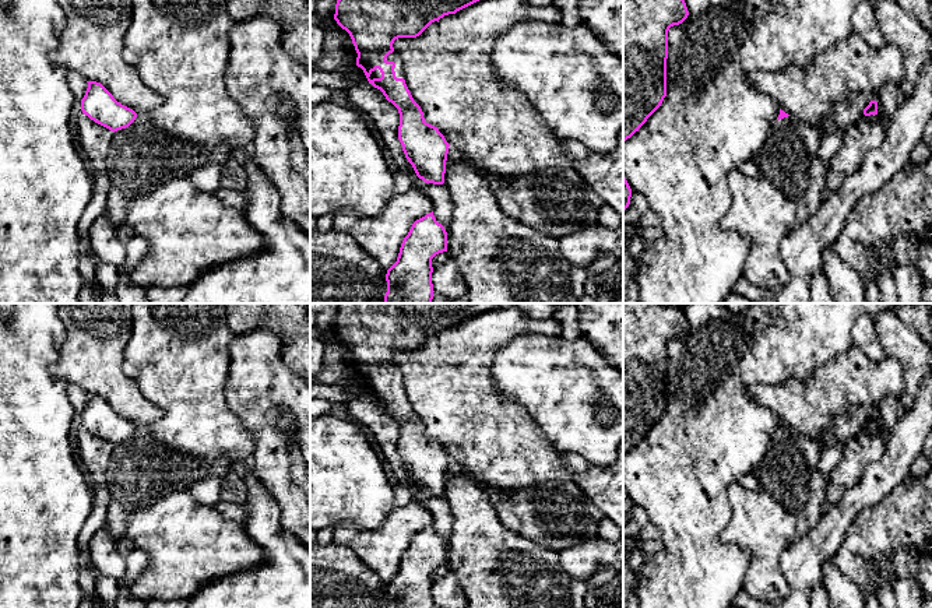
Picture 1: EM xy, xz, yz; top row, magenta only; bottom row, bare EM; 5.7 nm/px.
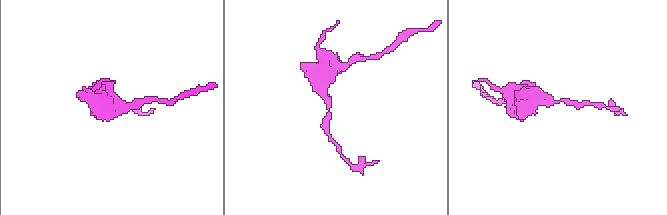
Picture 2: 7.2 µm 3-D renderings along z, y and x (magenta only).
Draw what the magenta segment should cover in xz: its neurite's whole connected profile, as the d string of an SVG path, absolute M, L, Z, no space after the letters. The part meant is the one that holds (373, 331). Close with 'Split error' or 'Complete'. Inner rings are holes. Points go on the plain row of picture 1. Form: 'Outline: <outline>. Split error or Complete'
Outline: M338 303L334 333L345 342L358 366L361 380L374 401L380 403L400 426L398 453L405 471L425 496L443 498L450 457L437 440L425 435L402 386L402 373L393 356L398 351L416 351L432 335L490 309L507 309L516 303Z. Split error

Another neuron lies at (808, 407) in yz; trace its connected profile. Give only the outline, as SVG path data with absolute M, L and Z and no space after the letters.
M857 345L815 369L806 380L788 380L782 384L752 384L746 396L759 404L769 407L789 429L820 442L830 429L833 419L851 405L865 404L878 415L878 426L859 429L858 435L869 435L882 439L889 437L882 417L878 414L879 404L886 397L896 397L898 401L904 393L904 369L891 358L882 362L872 362Z

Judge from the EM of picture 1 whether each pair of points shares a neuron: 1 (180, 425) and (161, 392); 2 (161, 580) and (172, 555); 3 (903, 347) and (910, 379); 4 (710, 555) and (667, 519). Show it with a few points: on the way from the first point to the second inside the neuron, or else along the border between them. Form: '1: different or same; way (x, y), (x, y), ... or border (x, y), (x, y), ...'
1: same; way (180, 417), (180, 411), (169, 400)
2: same; way (166, 575), (172, 569), (172, 561)
3: same; way (910, 355), (910, 371)
4: same; way (699, 545), (678, 524)

